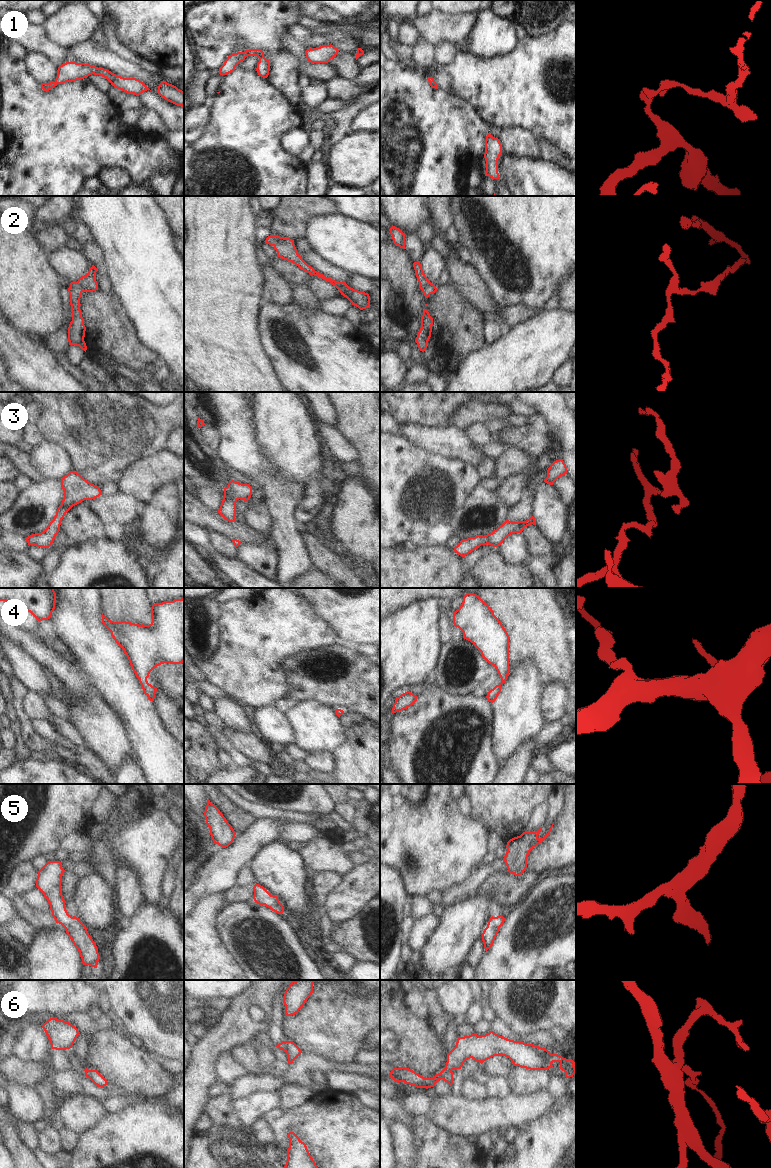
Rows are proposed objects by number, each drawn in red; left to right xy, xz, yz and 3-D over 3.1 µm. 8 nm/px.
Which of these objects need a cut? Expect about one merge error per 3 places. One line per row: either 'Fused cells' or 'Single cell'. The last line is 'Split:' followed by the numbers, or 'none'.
1: Single cell
2: Single cell
3: Single cell
4: Single cell
5: Single cell
6: Fused cells
Split: 6.

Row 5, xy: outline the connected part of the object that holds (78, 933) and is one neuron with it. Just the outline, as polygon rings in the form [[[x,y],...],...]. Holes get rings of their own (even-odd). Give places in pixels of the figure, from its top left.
[[[49,861],[39,871],[36,887],[47,899],[52,916],[56,923],[61,924],[78,949],[83,965],[97,968],[100,959],[98,948],[89,935],[86,926],[75,916],[68,914],[61,890],[64,873],[60,861]]]

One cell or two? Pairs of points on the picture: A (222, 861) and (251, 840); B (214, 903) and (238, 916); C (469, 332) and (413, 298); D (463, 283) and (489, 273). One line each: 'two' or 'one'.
A: one
B: two
C: one
D: two

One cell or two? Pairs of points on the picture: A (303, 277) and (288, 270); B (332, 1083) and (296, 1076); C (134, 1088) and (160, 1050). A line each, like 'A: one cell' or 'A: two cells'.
A: one cell
B: two cells
C: two cells

